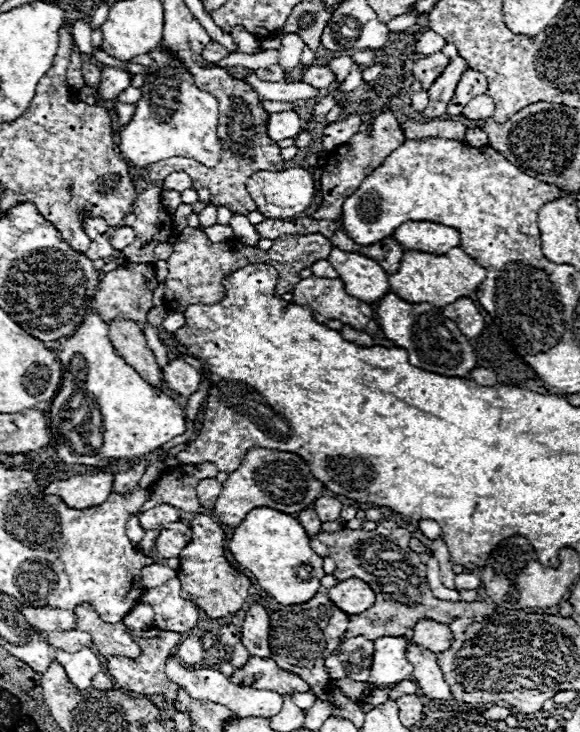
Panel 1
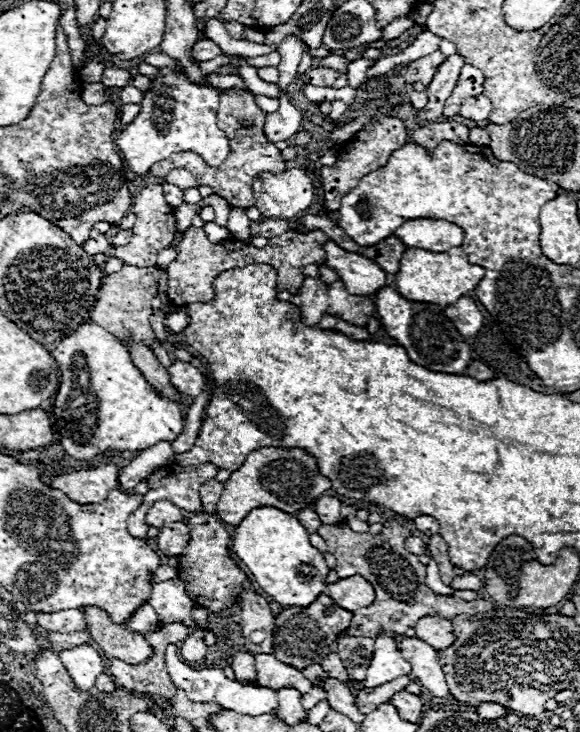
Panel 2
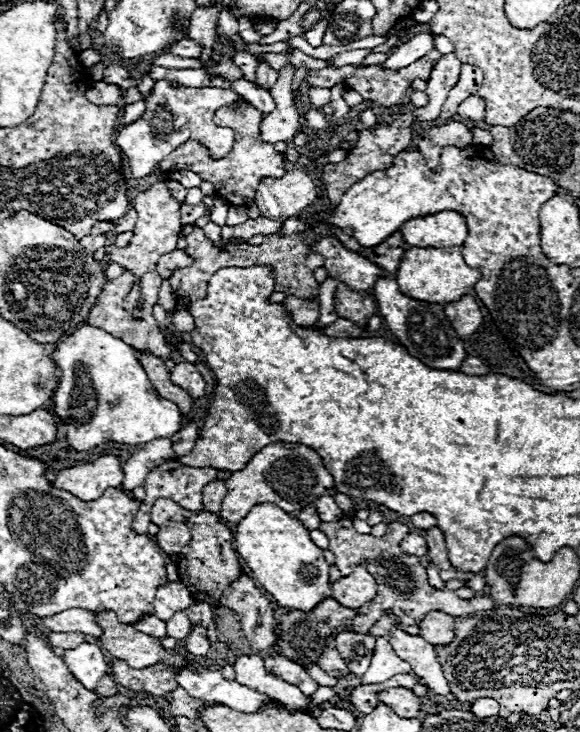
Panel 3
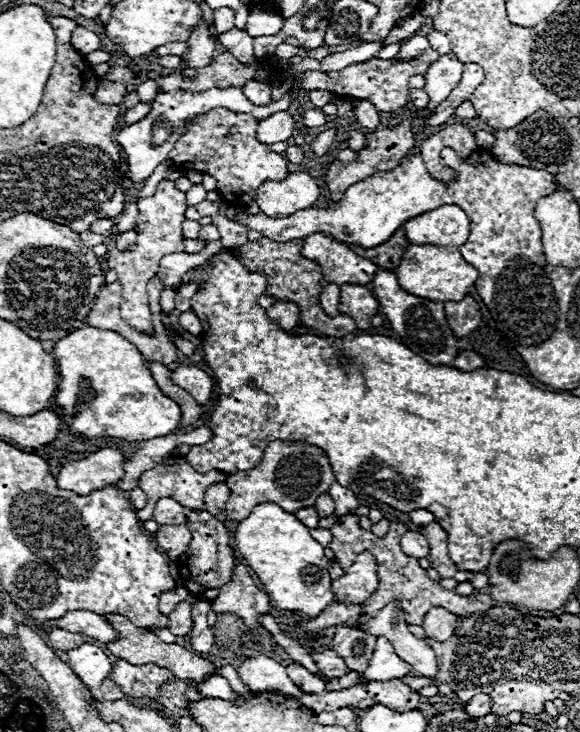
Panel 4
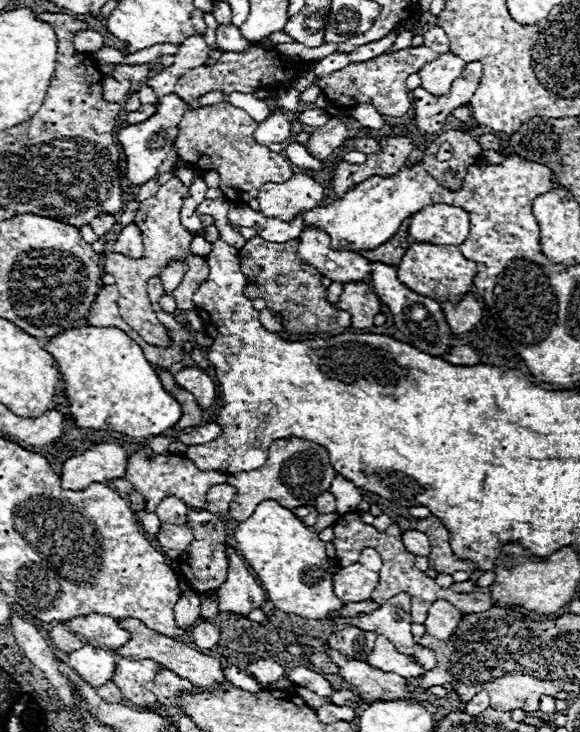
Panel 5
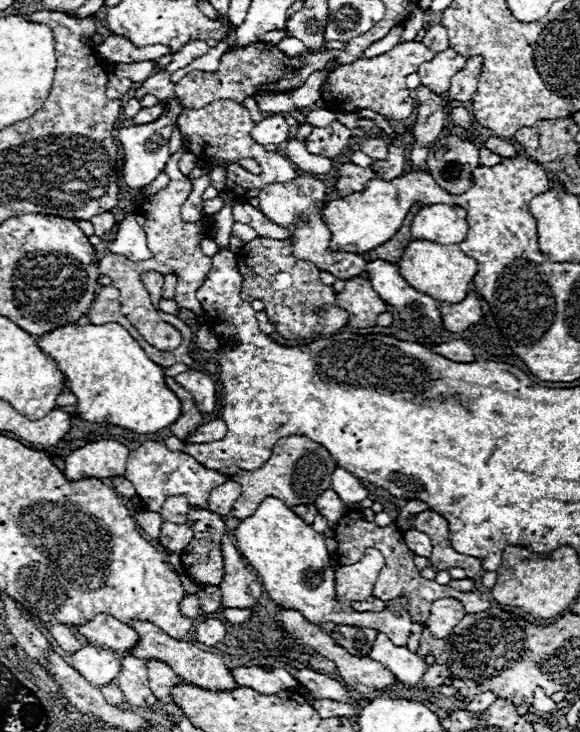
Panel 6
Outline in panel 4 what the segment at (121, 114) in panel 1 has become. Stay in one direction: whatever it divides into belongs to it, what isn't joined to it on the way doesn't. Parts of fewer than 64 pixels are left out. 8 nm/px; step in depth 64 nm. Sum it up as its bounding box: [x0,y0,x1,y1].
[124,102,150,124]

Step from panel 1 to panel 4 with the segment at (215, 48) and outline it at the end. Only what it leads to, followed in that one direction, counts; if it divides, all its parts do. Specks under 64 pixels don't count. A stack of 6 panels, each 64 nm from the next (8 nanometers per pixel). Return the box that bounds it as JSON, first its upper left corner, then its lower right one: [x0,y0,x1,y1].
[154,42,188,56]

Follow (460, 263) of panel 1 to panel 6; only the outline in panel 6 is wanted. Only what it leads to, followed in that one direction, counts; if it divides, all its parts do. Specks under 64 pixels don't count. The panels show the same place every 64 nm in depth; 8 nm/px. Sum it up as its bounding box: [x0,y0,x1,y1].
[398,240,476,302]

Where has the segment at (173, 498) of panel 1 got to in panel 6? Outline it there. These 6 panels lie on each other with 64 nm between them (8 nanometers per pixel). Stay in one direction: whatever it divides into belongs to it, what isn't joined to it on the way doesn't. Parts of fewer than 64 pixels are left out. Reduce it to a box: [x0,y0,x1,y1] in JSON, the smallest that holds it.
[124,440,228,512]

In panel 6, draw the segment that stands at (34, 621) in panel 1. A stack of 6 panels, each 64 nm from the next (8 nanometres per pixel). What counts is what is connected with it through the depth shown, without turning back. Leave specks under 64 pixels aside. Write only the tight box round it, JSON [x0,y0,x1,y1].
[74,614,138,654]

